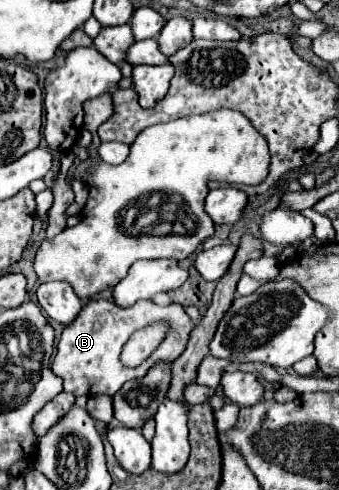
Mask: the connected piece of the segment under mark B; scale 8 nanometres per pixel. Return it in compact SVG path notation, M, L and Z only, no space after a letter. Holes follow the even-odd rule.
M105 299L91 301L81 309L77 319L73 323L69 323L65 327L65 331L61 333L61 339L57 345L57 355L53 359L51 369L57 377L63 379L63 389L73 395L87 395L87 397L115 395L125 381L143 377L157 359L175 361L183 353L193 325L195 323L187 317L185 307L181 307L177 303L159 307L153 301L139 301L133 307L121 309L113 301L105 301ZM157 321L163 321L171 327L171 331L167 333L167 339L163 339L163 343L155 349L155 355L151 355L151 359L145 359L139 367L135 367L135 369L123 367L123 363L119 363L119 351L123 351L123 343L127 343L127 339L135 331L139 331L151 323L157 323Z

